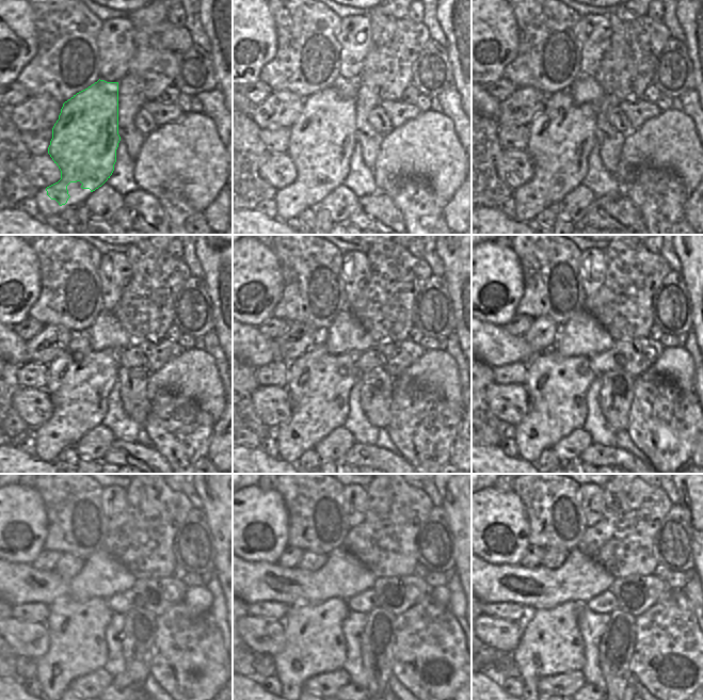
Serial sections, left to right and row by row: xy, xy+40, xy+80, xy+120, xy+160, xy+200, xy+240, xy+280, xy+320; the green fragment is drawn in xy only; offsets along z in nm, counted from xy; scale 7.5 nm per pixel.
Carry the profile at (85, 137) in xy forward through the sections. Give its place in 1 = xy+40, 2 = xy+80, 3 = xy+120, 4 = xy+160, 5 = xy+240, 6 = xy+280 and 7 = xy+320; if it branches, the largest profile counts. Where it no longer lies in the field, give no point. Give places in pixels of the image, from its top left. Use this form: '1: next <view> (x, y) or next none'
1: next xy+40 (322, 140)
2: next xy+80 (562, 136)
3: next xy+120 (80, 380)
4: next xy+160 (319, 383)
5: next xy+240 (77, 629)
6: next xy+280 (314, 640)
7: next xy+320 (550, 642)

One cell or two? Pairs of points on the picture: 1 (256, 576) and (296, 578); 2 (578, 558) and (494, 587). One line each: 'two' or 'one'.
1: one
2: one

